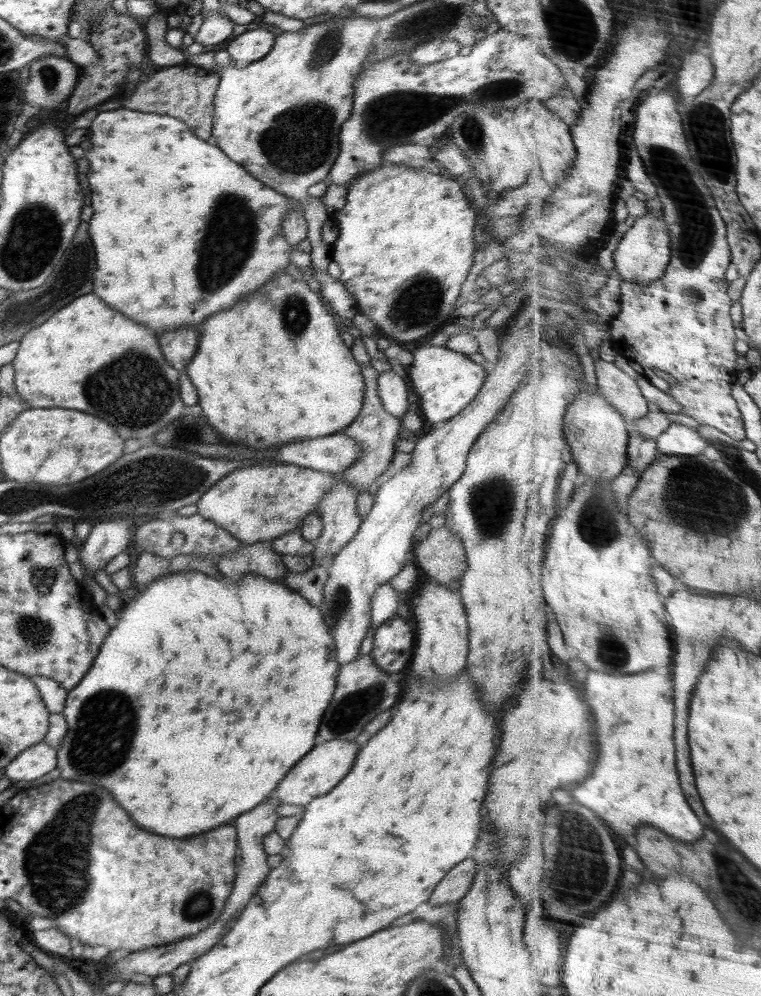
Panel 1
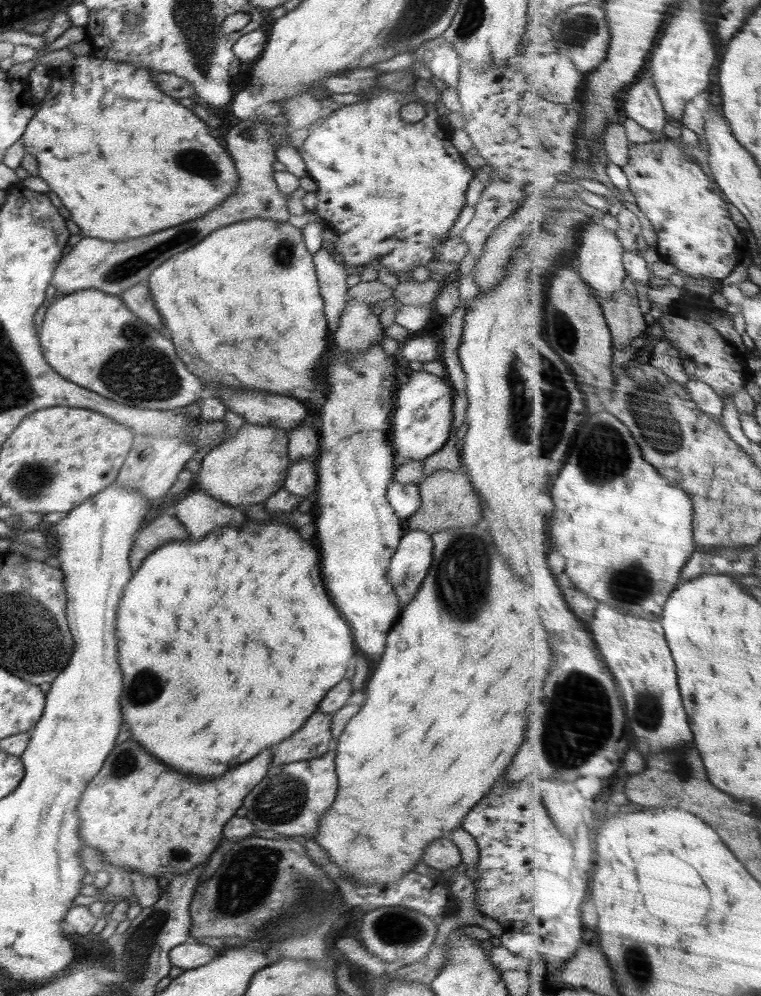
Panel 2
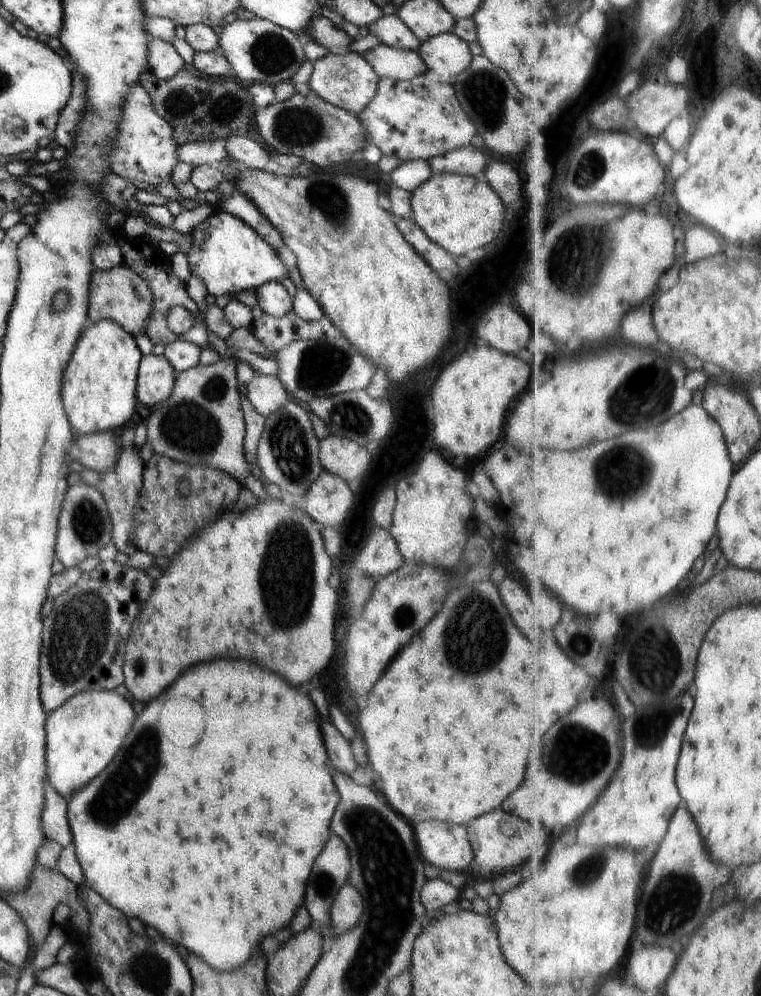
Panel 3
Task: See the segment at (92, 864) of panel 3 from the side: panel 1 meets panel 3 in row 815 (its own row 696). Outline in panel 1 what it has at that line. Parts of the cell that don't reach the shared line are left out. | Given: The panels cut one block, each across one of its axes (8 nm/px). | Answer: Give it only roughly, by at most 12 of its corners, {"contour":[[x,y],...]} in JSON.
{"contour":[[154,579],[67,691],[62,778],[234,823],[314,746],[324,616]]}

